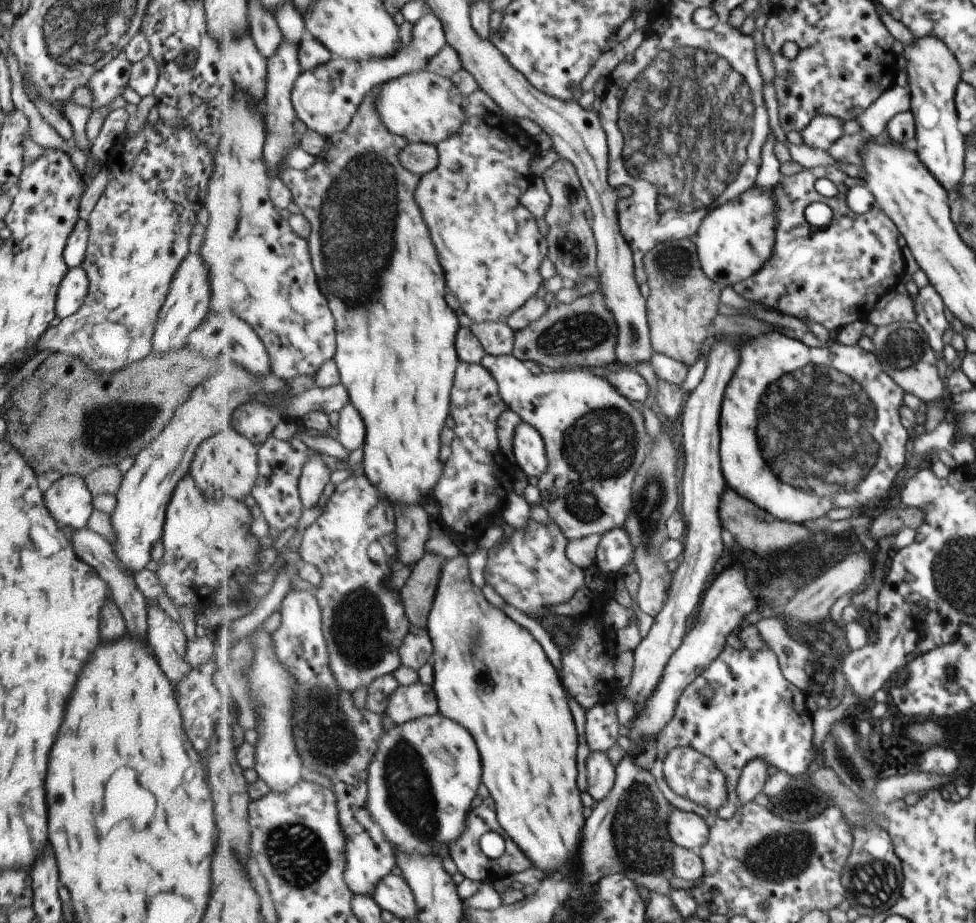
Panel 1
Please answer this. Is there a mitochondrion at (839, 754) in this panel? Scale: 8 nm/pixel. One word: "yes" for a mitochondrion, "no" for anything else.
yes

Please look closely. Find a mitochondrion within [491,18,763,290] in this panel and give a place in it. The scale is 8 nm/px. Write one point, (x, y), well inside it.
(674, 263)

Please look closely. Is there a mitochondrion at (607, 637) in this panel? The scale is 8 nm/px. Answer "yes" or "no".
no

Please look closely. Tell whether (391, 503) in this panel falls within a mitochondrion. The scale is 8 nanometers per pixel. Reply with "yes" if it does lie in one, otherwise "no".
no

